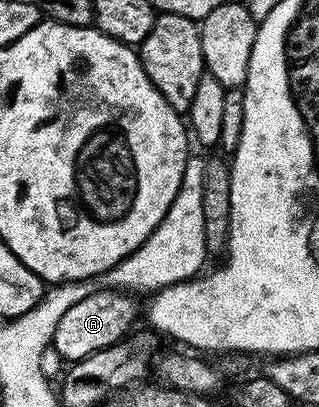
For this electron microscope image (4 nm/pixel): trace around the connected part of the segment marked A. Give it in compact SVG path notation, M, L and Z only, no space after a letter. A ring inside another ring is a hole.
M120 289L104 290L90 290L83 301L71 305L71 309L59 317L59 325L55 325L55 333L51 337L51 346L58 350L59 357L63 360L77 363L99 349L120 343L130 334L129 326L137 319L137 303L133 300L136 298Z

